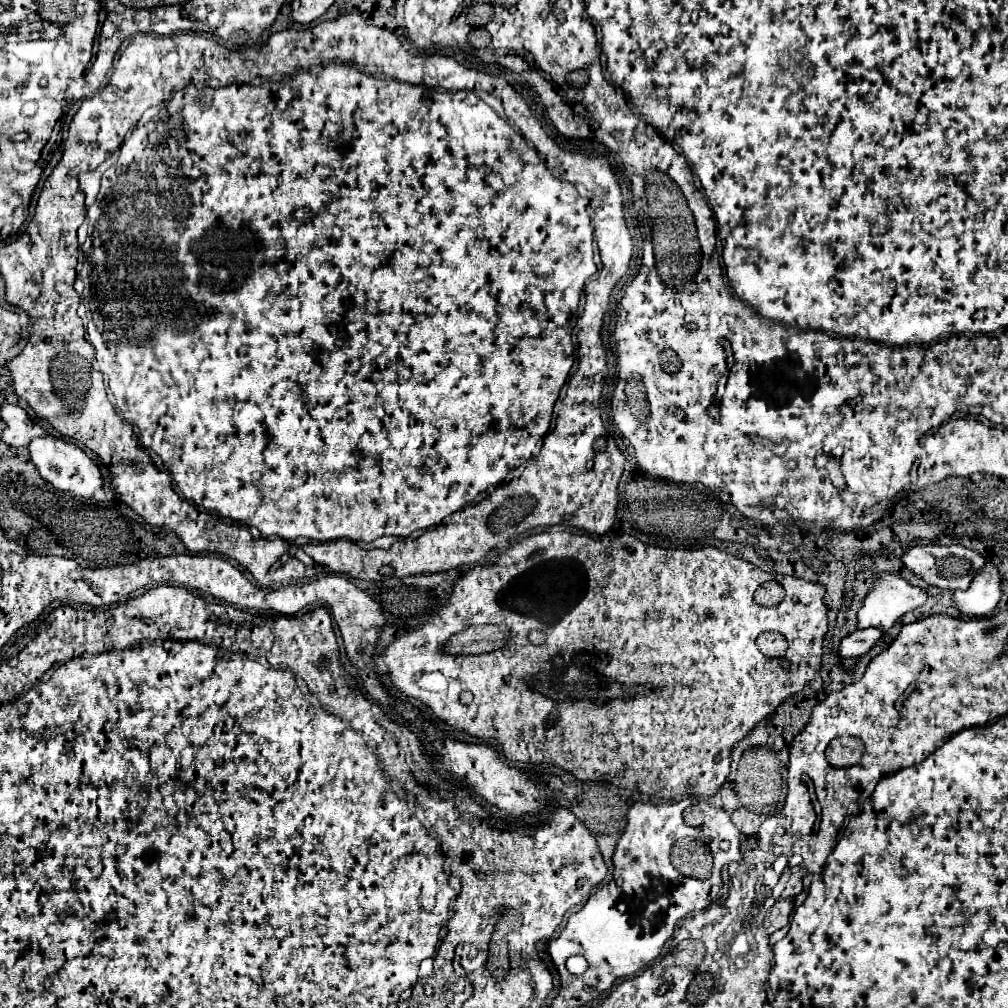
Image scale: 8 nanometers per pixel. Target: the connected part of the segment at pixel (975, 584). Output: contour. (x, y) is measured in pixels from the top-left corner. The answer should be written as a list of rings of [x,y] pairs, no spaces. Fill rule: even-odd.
[[[988,563],[976,577],[966,591],[956,591],[954,603],[964,615],[984,617],[996,611],[996,605],[1002,597],[1002,579],[998,567]]]

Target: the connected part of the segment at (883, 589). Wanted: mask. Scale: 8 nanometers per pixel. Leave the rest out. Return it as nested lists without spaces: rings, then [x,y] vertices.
[[[878,573],[874,589],[868,591],[858,611],[858,629],[878,627],[890,631],[908,611],[918,609],[928,599],[920,587],[912,587],[896,573]]]

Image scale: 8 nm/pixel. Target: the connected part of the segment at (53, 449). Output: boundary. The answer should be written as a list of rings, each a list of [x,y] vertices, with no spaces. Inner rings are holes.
[[[52,435],[48,437],[40,437],[36,441],[32,441],[28,445],[30,449],[30,457],[32,457],[32,463],[36,465],[36,469],[40,471],[42,479],[48,481],[54,489],[58,491],[68,491],[68,493],[74,493],[76,497],[92,497],[96,493],[96,489],[102,489],[104,485],[104,477],[100,473],[100,467],[98,463],[88,457],[80,447],[76,447],[74,443],[68,443],[64,439],[56,439]]]

